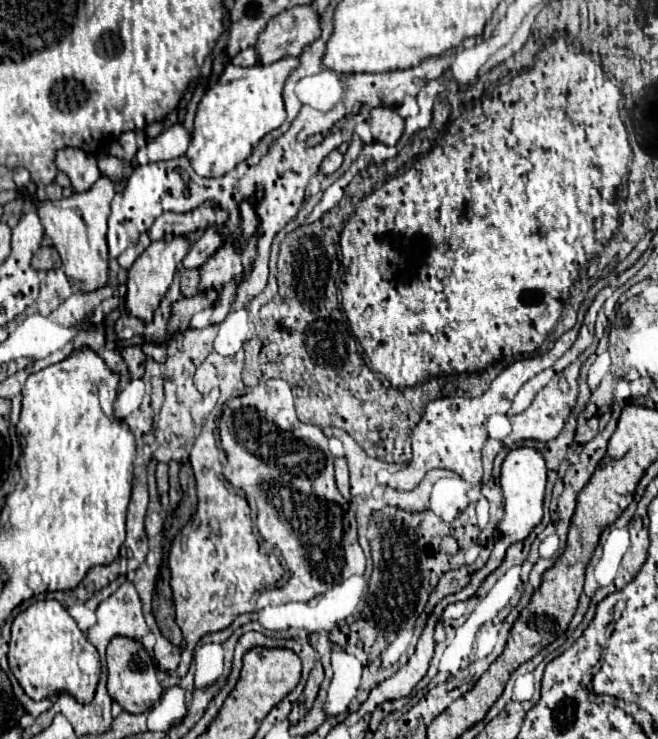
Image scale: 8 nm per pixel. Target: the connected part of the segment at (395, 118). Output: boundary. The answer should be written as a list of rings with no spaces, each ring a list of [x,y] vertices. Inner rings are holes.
[[[391,107],[373,109],[371,117],[369,117],[369,125],[371,125],[373,139],[381,141],[385,145],[395,145],[399,141],[399,137],[403,135],[403,127],[405,127],[403,119]]]

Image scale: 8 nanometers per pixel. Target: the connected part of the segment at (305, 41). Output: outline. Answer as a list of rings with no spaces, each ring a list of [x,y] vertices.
[[[299,5],[273,17],[261,33],[255,49],[263,65],[287,55],[301,55],[305,47],[321,37],[319,15],[313,7]]]

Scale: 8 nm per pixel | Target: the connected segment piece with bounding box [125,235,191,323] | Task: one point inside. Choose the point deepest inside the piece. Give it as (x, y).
(149, 278)

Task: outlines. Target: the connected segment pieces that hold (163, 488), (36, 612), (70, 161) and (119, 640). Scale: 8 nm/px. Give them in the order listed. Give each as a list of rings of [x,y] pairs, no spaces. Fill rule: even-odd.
[[[159,463],[157,465],[157,489],[159,489],[159,493],[163,495],[163,493],[167,493],[167,489],[169,489],[169,473],[167,473],[167,463]]]
[[[35,601],[15,617],[7,657],[13,675],[31,699],[41,701],[51,695],[69,693],[81,705],[93,701],[101,673],[99,653],[59,601]]]
[[[61,149],[55,163],[59,171],[69,175],[71,185],[77,193],[89,191],[101,177],[97,169],[97,159],[93,155],[85,155],[81,149]]]
[[[113,637],[107,647],[107,691],[113,701],[117,701],[129,713],[145,713],[149,711],[161,697],[163,687],[157,679],[155,659],[147,653],[147,649],[129,637]]]

